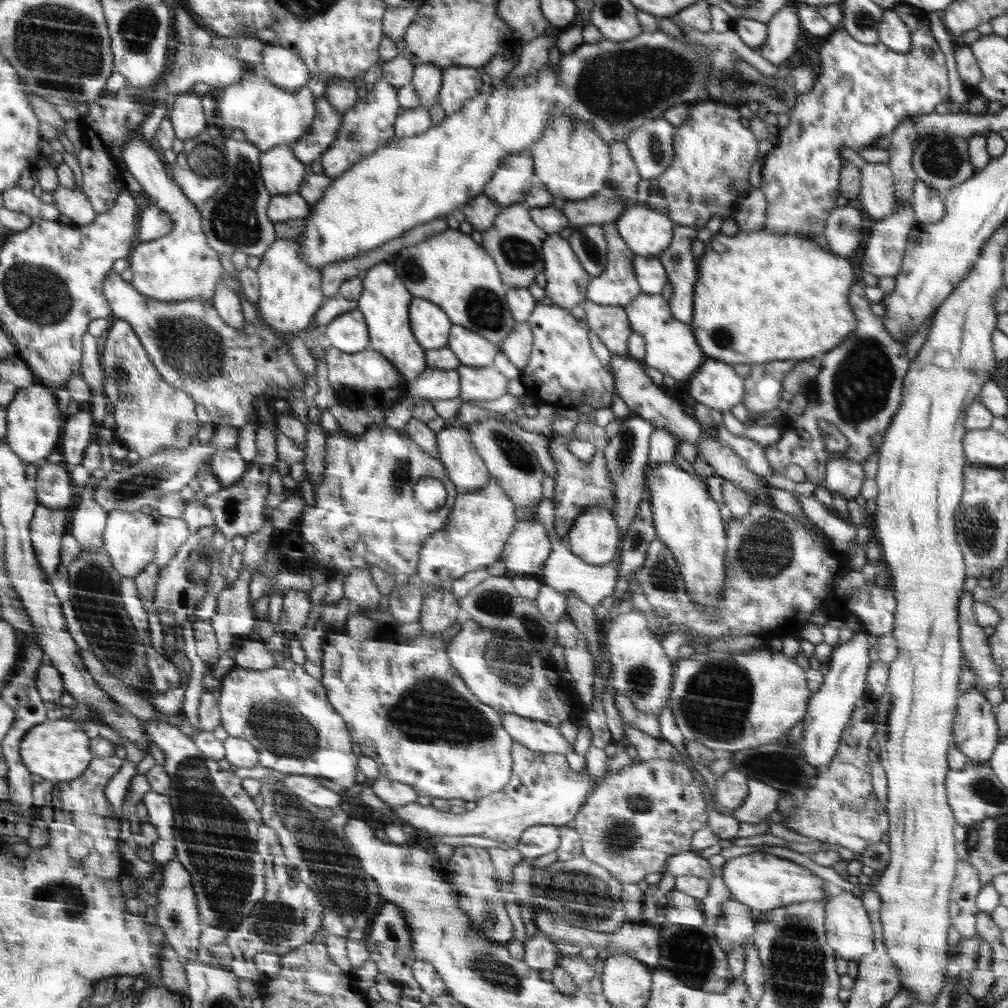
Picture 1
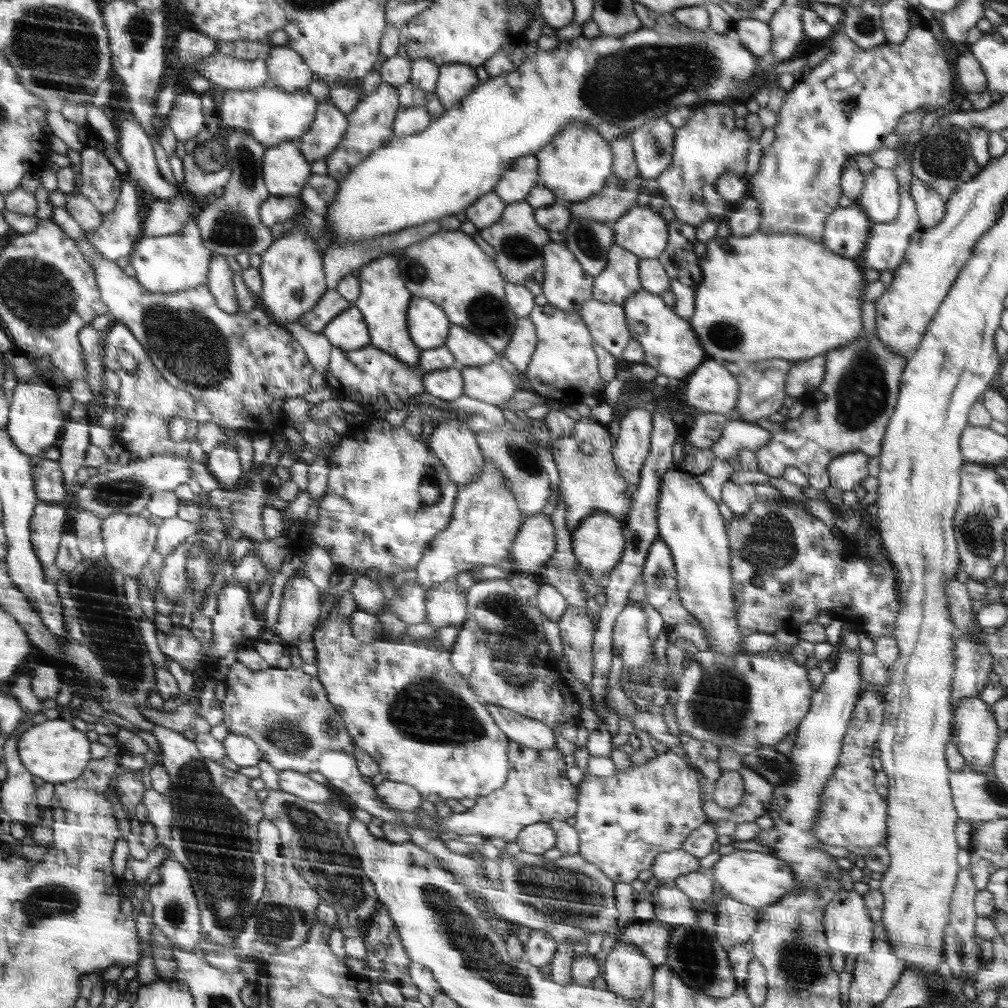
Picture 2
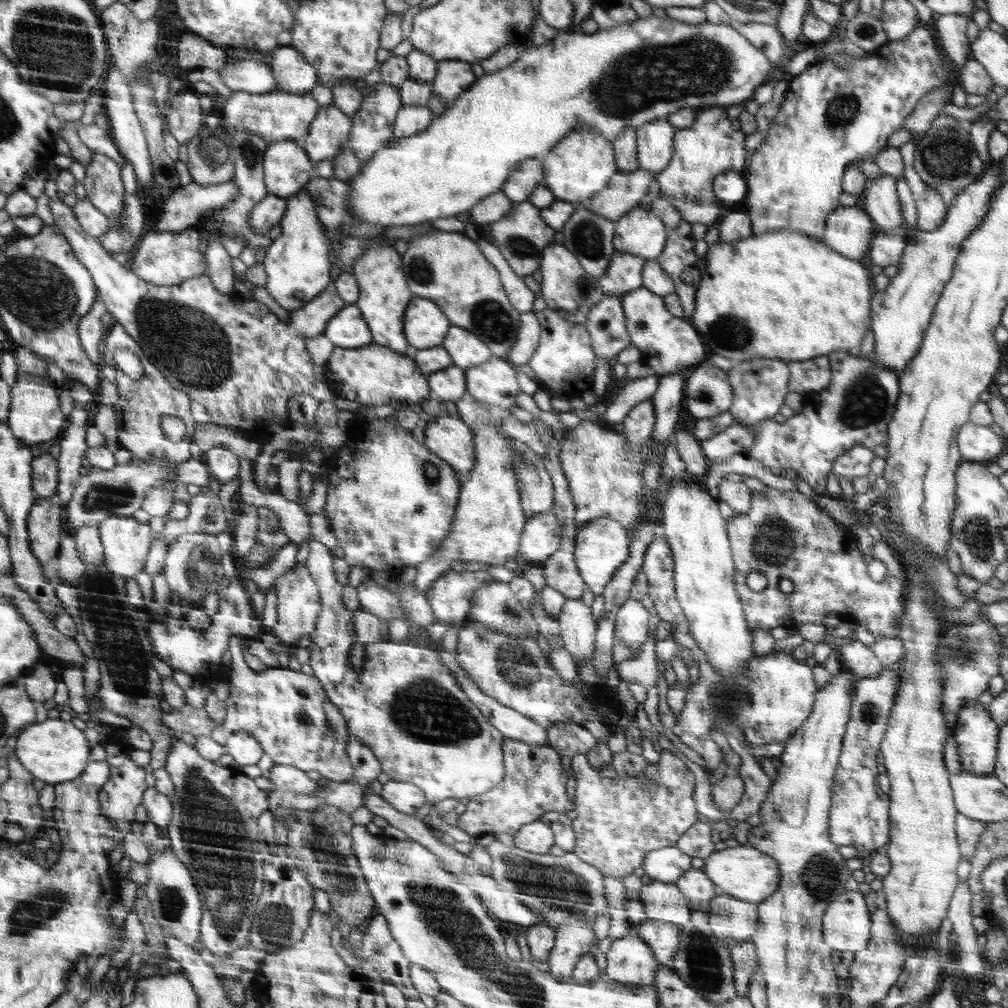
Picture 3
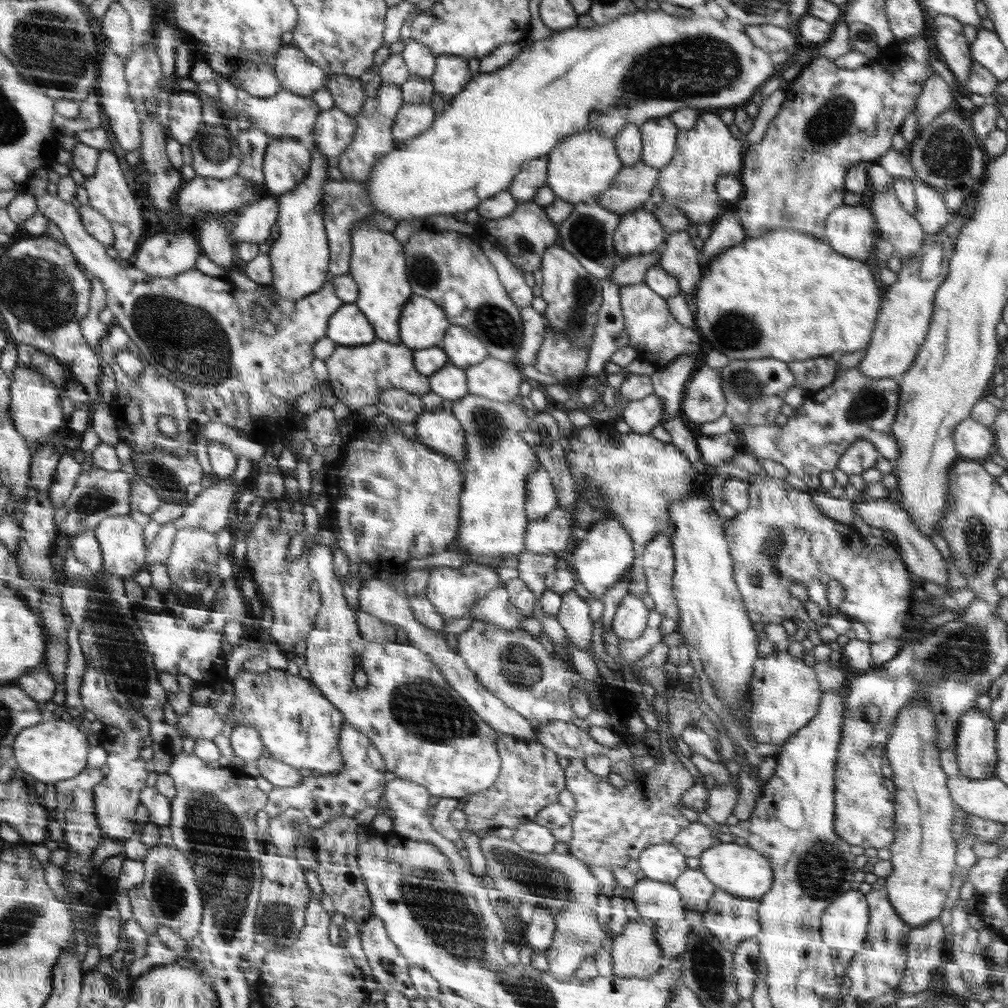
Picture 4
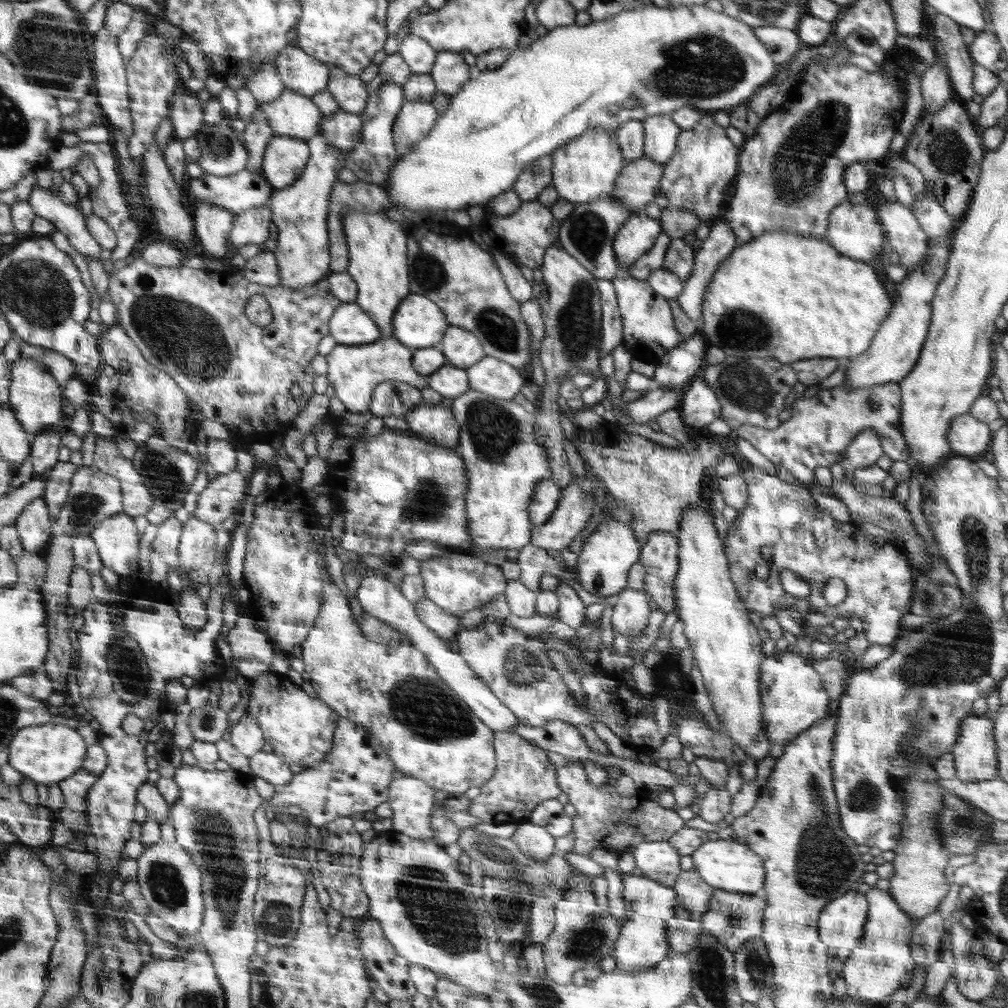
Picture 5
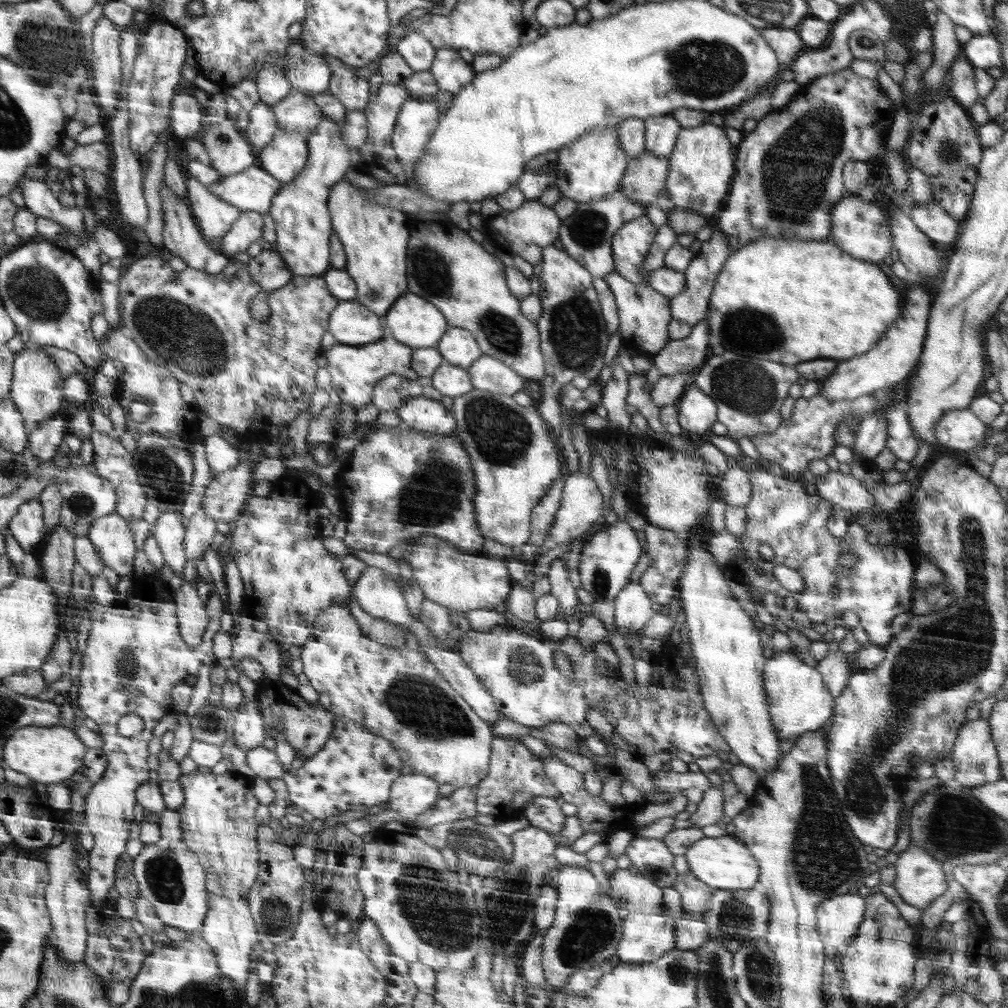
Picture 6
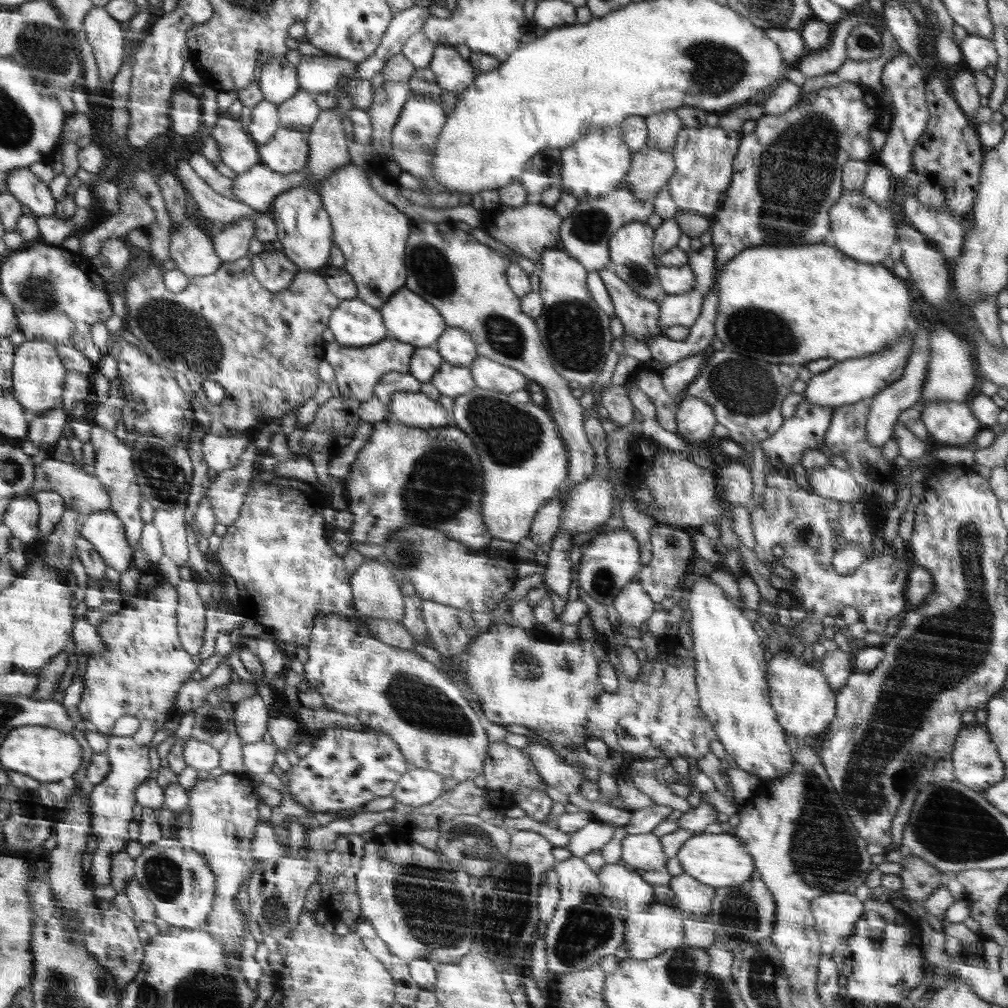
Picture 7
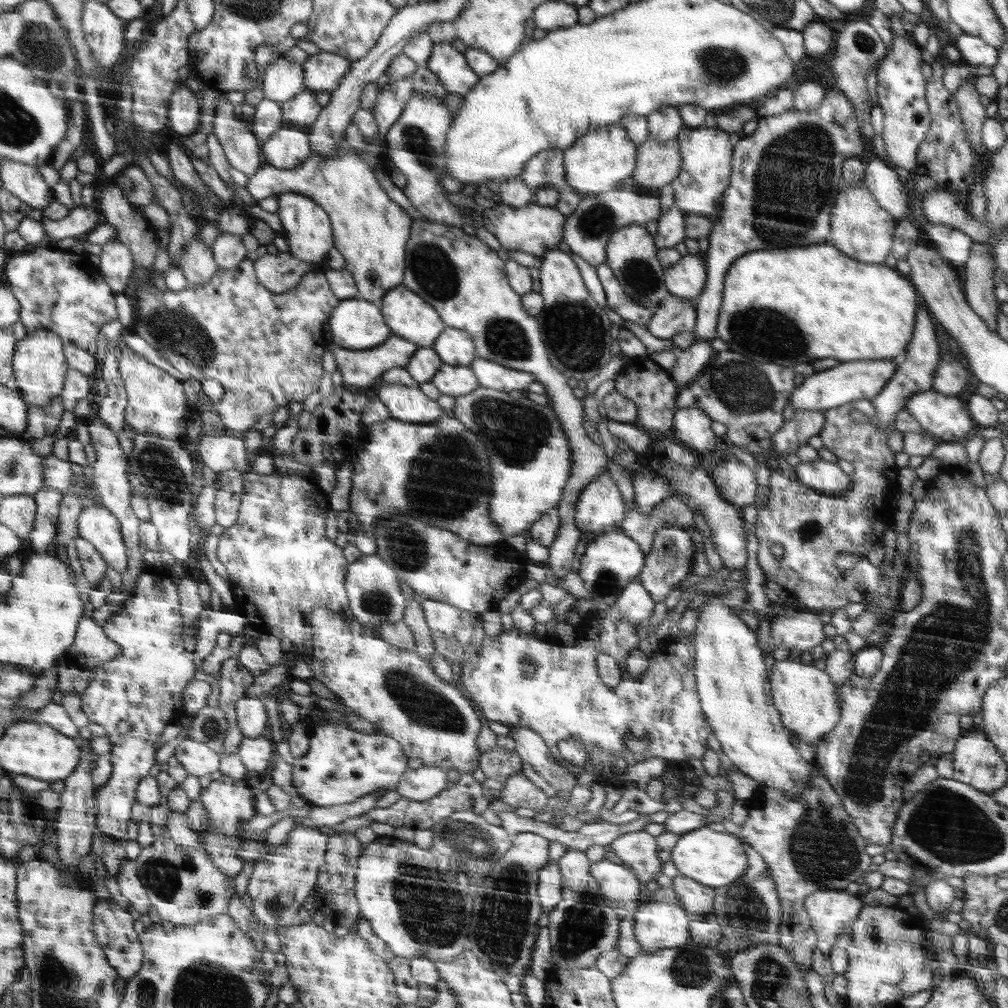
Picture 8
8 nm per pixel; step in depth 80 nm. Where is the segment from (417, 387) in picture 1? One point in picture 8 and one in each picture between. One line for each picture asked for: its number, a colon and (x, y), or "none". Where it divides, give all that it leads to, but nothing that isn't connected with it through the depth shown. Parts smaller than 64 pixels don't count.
2: (447, 384)
3: (450, 384)
4: (450, 382)
5: (450, 381)
6: (451, 380)
7: (451, 380)
8: (458, 380)

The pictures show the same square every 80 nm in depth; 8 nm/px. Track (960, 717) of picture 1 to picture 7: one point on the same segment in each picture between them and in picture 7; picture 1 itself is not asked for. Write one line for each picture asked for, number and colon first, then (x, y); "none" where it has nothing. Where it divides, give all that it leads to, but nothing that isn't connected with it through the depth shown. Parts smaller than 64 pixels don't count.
2: (975, 733)
3: (976, 734)
4: (975, 747)
5: (975, 753)
6: (974, 755)
7: (976, 763)

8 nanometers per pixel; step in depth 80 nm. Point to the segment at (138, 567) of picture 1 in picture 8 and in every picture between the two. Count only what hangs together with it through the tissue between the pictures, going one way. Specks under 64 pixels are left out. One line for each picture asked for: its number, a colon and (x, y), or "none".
2: (129, 540)
3: (125, 541)
4: (120, 538)
5: (116, 538)
6: (111, 537)
7: (104, 530)
8: (98, 525)

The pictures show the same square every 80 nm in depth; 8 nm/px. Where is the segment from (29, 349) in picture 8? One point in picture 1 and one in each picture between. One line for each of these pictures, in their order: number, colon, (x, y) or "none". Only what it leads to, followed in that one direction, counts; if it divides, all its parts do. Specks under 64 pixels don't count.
1: (34, 423)
2: (35, 423)
3: (35, 417)
4: (35, 409)
5: (35, 397)
6: (37, 388)
7: (39, 372)

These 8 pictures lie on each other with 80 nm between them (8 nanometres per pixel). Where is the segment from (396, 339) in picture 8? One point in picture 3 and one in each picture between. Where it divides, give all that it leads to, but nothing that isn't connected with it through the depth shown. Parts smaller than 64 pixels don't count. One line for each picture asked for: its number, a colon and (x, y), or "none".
3: (374, 375)
4: (357, 374)
5: (353, 371)
6: (354, 369)
7: (357, 369)

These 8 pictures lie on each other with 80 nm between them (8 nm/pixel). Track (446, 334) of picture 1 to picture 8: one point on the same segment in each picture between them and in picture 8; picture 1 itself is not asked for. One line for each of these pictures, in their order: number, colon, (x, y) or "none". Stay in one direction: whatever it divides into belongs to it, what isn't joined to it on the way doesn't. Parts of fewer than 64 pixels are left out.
2: (431, 326)
3: (428, 325)
4: (424, 325)
5: (420, 324)
6: (414, 322)
7: (411, 319)
8: (409, 316)

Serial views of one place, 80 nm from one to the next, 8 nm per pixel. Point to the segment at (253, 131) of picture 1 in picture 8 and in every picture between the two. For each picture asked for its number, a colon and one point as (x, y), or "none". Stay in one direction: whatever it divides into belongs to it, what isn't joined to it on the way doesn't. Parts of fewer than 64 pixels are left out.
2: (268, 114)
3: (277, 116)
4: (285, 115)
5: (292, 114)
6: (298, 113)
7: (301, 112)
8: (302, 111)

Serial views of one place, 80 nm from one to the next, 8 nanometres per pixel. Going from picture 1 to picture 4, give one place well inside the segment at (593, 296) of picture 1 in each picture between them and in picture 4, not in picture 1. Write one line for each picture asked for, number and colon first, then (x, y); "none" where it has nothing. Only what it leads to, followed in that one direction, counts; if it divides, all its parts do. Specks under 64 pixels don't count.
2: (620, 278)
3: (625, 271)
4: (631, 270)

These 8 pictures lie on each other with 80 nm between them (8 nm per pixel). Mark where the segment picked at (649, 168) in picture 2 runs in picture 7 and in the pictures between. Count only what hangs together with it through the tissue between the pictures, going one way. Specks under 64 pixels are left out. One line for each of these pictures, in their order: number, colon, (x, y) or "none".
3: (656, 143)
4: (659, 135)
5: (661, 132)
6: (662, 131)
7: (663, 130)

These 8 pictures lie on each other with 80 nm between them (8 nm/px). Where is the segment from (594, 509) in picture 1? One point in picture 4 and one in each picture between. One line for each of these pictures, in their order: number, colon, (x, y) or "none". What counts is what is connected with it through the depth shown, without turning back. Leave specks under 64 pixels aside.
2: (598, 544)
3: (602, 547)
4: (604, 553)

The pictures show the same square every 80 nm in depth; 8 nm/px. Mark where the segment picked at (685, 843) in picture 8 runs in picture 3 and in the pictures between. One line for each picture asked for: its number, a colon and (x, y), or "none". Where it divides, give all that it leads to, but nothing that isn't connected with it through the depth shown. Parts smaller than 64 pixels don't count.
3: (743, 872)
4: (737, 869)
5: (725, 864)
6: (723, 862)
7: (719, 860)

